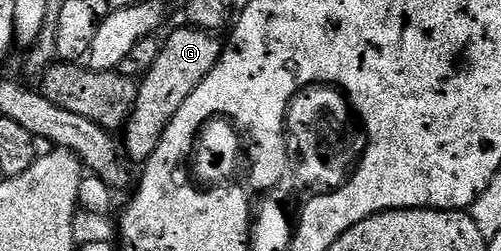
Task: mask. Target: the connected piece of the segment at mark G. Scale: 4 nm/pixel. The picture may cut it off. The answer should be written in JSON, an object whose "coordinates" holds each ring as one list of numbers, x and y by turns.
{"coordinates":[[184,28,177,29,169,38,164,38,159,59,155,59,151,71,140,78,137,103,133,114,123,126,123,152,130,162,144,163,149,160,155,147,159,147,171,119,175,119,175,111,179,111,179,107,187,103,191,91,195,91,199,83,203,83,203,79,221,57,223,41,218,34,208,33,206,29]]}

